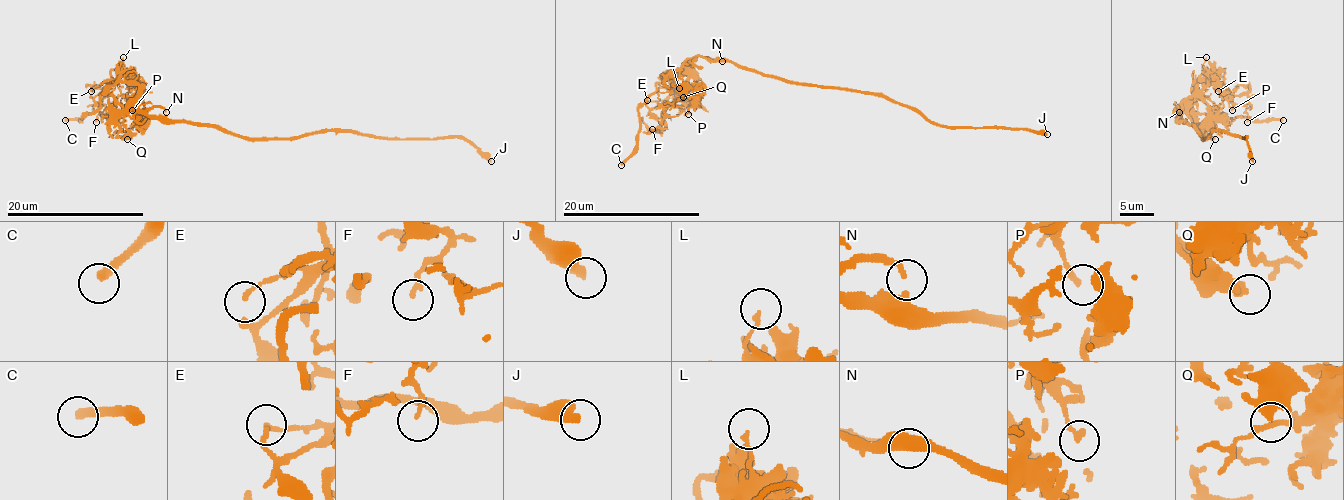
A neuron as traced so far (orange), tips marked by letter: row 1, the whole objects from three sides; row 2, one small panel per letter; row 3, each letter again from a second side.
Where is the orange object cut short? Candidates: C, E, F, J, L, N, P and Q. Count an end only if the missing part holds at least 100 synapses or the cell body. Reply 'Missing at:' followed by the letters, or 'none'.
Missing at: C

